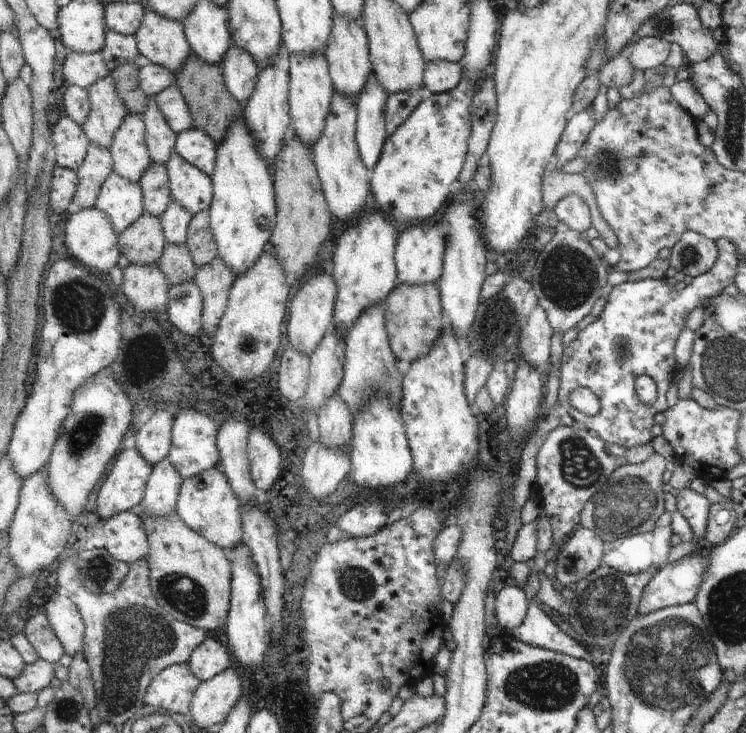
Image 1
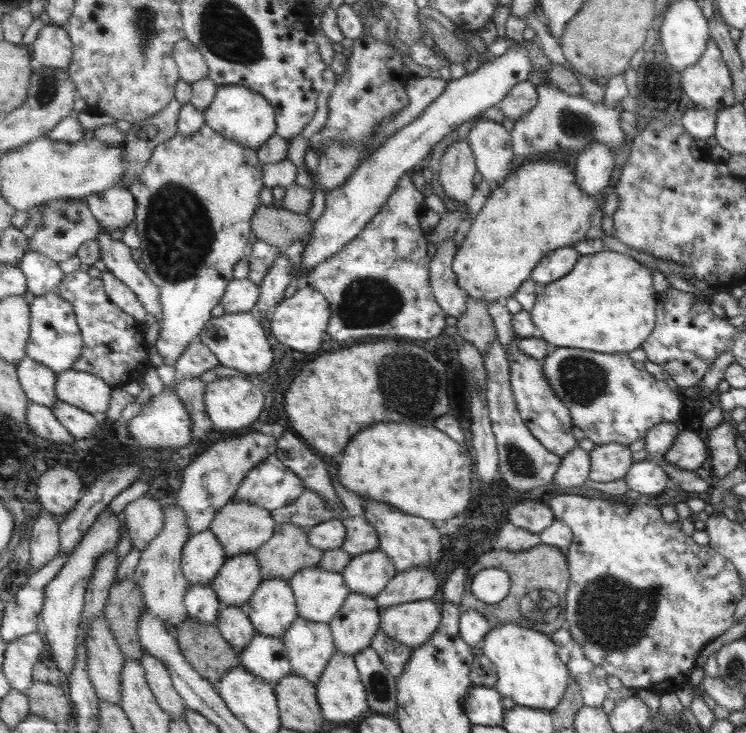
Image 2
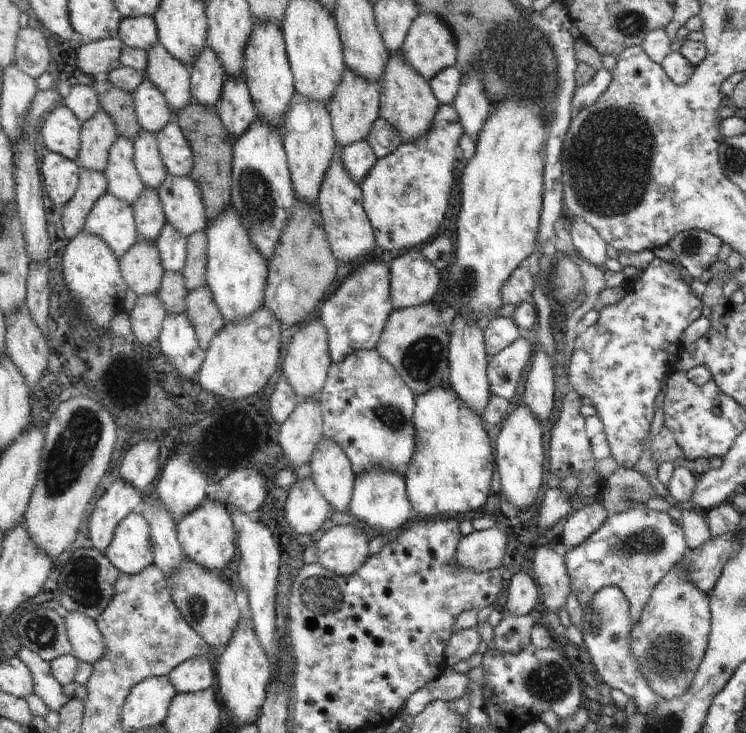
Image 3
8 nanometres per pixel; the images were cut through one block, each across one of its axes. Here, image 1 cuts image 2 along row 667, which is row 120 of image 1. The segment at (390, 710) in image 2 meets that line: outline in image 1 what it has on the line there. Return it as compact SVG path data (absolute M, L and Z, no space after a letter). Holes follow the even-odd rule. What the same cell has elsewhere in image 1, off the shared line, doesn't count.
M369 76L365 90L359 94L358 135L363 162L373 173L387 142L387 103L390 94L377 76Z

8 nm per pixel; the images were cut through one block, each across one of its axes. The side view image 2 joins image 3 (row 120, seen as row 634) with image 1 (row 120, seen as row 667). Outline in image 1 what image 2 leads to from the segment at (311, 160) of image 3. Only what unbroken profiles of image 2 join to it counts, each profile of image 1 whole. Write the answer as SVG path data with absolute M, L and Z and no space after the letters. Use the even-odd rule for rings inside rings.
M313 54L313 56L290 56L290 114L293 120L292 132L297 134L307 146L312 146L325 132L325 120L331 112L331 102L335 94L334 80L331 78L329 62L326 54Z

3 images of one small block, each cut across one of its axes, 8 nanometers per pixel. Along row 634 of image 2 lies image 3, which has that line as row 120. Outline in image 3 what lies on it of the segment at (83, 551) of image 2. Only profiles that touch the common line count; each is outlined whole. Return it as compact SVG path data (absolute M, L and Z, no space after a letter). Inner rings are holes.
M65 104L47 113L40 126L42 142L51 152L79 162L83 121Z

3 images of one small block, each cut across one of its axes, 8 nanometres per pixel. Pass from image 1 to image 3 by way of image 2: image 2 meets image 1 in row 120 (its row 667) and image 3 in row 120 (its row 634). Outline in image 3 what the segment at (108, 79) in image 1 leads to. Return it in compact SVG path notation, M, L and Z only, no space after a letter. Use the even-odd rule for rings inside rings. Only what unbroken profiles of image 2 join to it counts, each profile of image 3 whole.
M102 108L93 118L83 122L79 164L104 173L110 150L119 138L116 122Z

